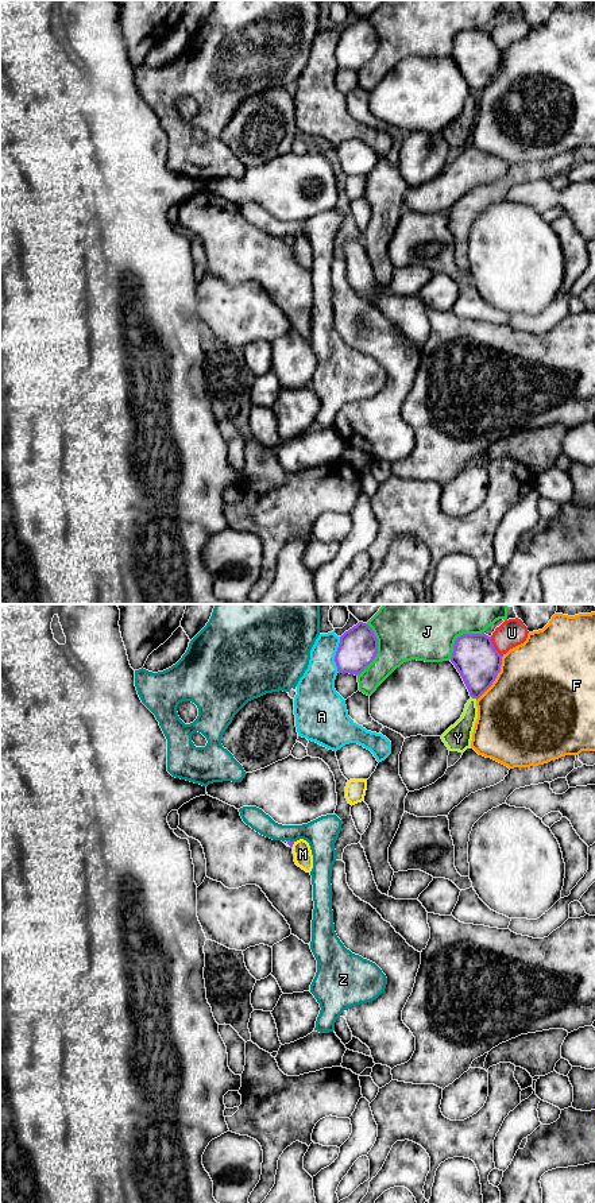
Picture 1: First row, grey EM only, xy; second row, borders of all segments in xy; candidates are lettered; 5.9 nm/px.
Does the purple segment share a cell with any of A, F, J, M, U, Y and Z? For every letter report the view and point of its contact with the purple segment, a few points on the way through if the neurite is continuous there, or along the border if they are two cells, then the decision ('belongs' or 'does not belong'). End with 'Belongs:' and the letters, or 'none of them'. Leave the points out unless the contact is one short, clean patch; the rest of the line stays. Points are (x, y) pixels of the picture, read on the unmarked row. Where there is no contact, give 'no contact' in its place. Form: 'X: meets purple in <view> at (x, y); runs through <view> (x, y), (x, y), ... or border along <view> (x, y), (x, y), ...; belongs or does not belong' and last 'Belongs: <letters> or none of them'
A: meets purple in xy at (336, 50); does not belong
F: meets purple in xy at (495, 73); does not belong
J: meets purple in xy at (377, 46); does not belong
M: meets purple in xy at (293, 239); does not belong
U: meets purple in xy at (493, 42); does not belong
Y: meets purple in xy at (474, 93); does not belong
Z: meets purple in xy at (289, 236); does not belong
Belongs: none of them

